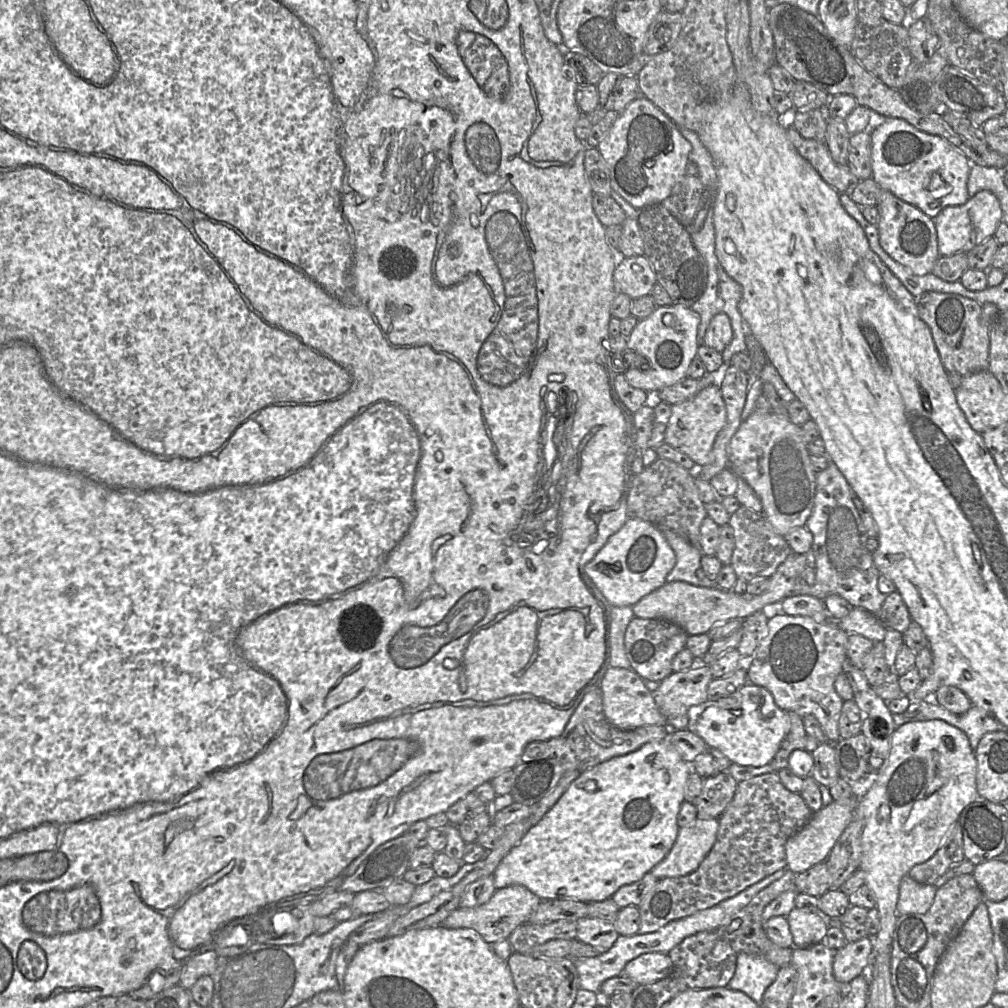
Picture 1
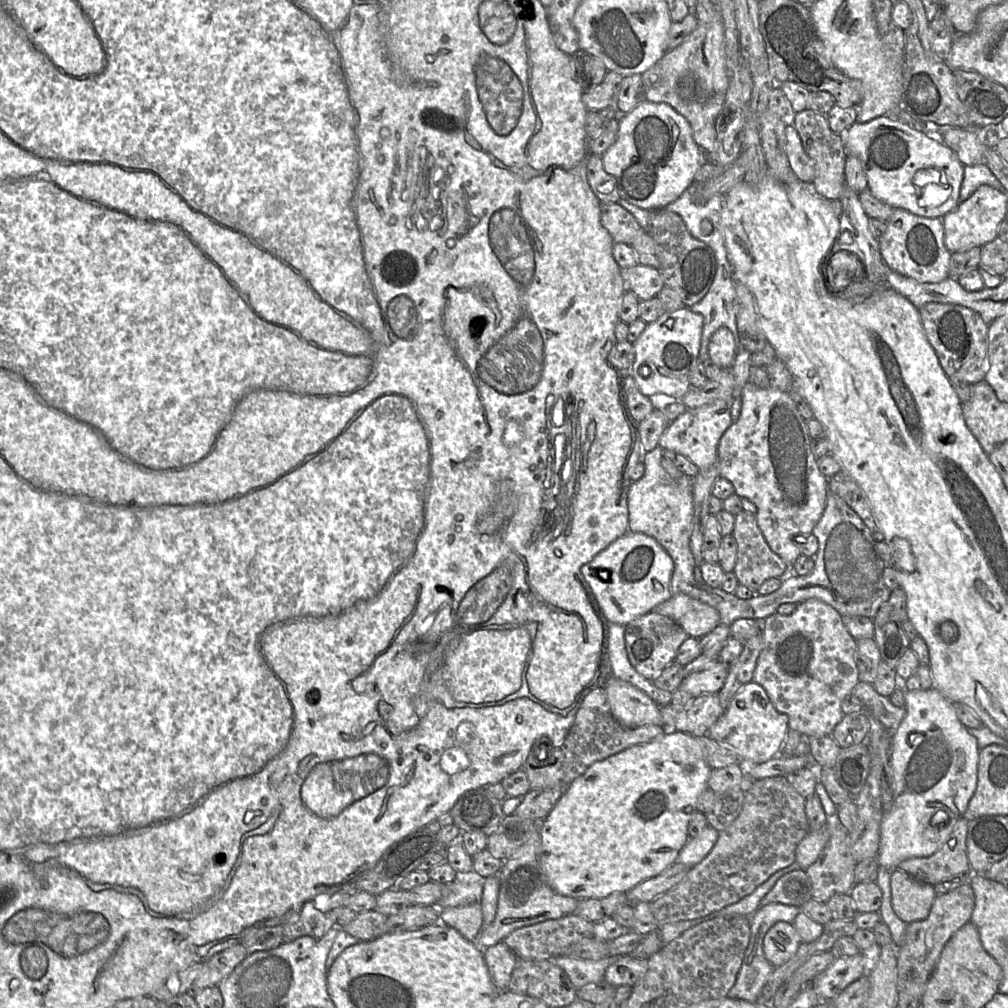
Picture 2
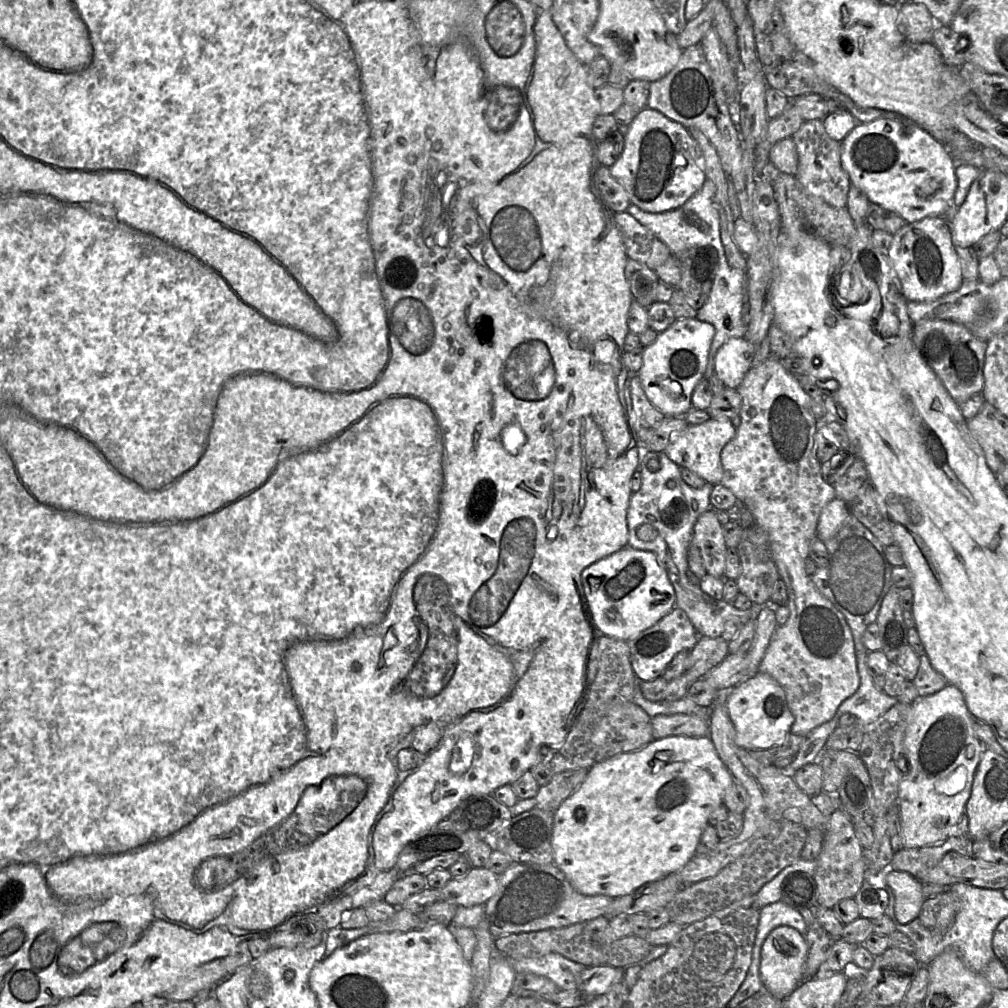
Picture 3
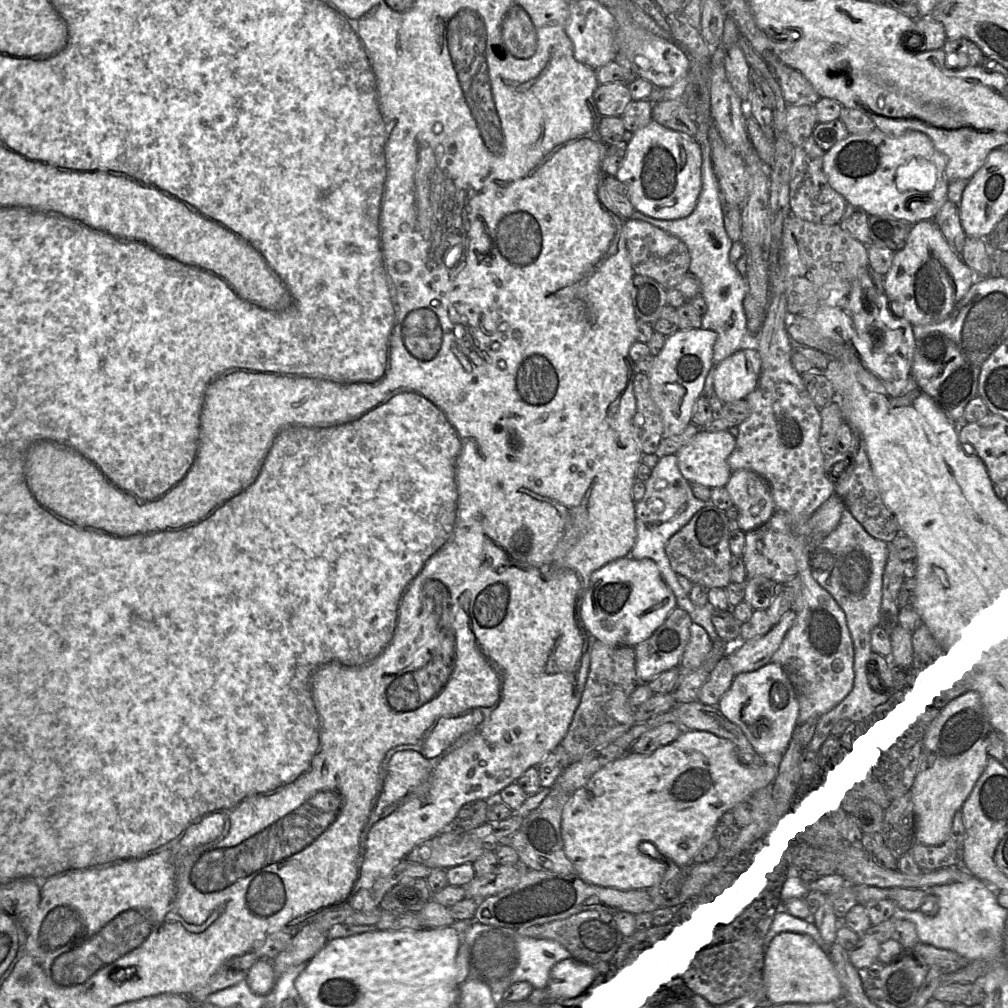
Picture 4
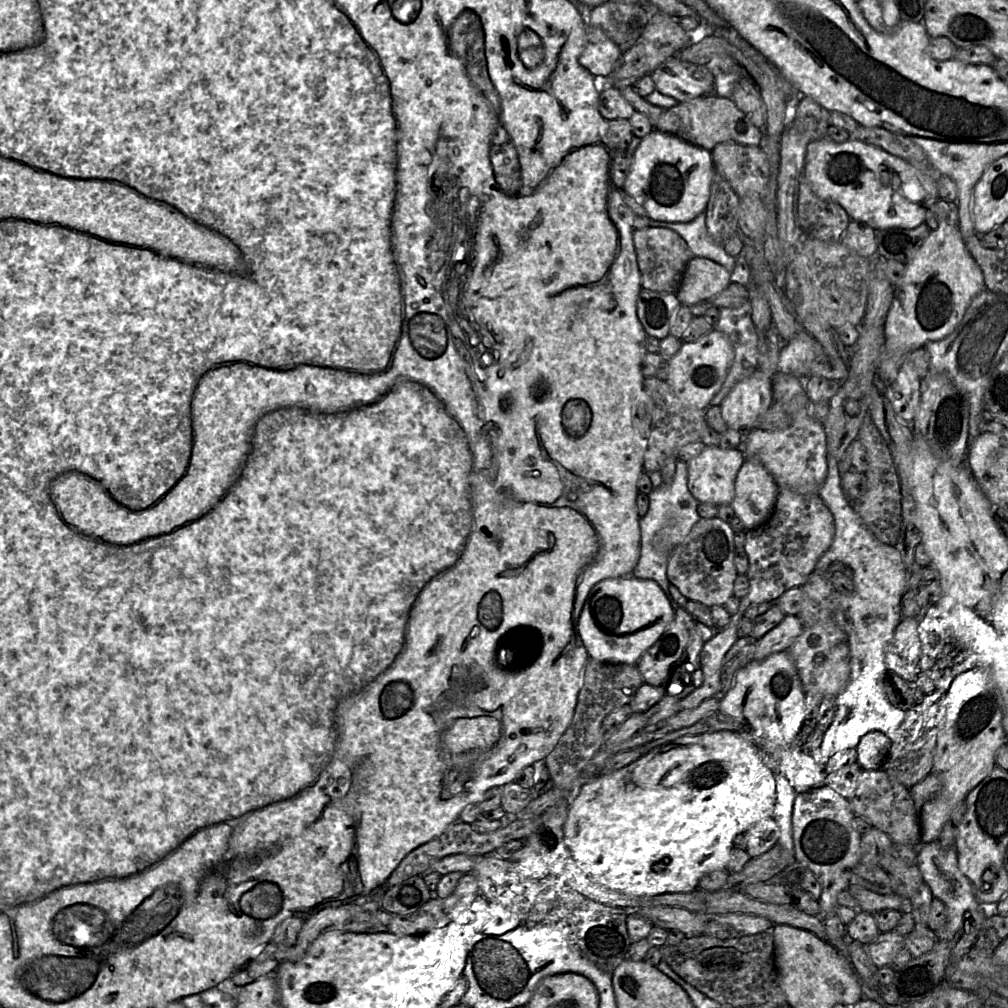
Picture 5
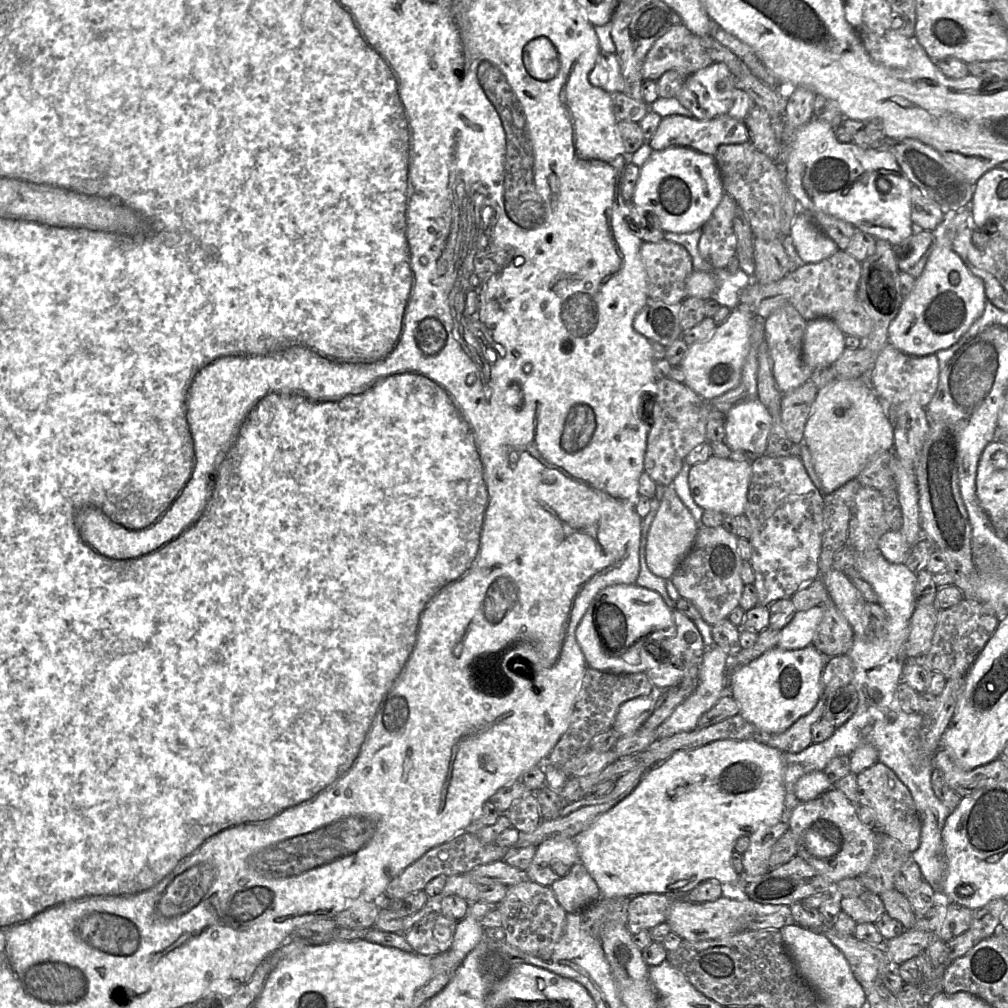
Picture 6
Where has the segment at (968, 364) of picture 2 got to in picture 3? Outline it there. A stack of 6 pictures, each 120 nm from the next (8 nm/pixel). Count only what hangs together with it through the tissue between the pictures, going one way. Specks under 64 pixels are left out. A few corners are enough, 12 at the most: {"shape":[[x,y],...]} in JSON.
{"shape":[[915,323],[912,339],[958,405],[982,392],[987,342],[962,324]]}

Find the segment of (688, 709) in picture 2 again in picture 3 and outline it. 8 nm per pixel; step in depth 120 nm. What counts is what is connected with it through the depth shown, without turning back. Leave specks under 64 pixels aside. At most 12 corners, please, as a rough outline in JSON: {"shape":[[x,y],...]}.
{"shape":[[656,715],[653,739],[709,736],[709,722],[695,715]]}

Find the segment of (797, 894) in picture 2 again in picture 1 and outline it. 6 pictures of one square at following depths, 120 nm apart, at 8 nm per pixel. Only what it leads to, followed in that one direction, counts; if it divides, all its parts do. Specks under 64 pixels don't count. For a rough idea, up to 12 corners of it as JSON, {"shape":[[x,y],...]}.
{"shape":[[796,873],[757,893],[715,931],[737,953],[756,955],[779,968],[792,948],[773,943],[762,924],[764,908],[796,891]]}

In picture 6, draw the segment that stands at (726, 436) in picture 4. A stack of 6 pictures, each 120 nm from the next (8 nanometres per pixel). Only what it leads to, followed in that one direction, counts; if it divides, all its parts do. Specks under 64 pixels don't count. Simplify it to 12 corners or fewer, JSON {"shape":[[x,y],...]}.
{"shape":[[712,455],[690,467],[703,510],[745,513],[750,461]]}

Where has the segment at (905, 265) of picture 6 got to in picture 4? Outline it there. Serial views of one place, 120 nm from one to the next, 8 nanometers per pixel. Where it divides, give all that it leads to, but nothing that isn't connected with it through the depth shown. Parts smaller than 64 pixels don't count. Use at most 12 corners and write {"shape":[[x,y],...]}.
{"shape":[[869,215],[870,244],[897,252],[912,227]]}

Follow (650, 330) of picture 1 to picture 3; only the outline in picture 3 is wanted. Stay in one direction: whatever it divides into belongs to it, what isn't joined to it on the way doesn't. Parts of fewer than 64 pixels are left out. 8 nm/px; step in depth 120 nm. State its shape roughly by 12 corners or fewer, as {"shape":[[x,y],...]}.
{"shape":[[676,319],[645,347],[637,375],[664,416],[681,416],[715,334]]}

